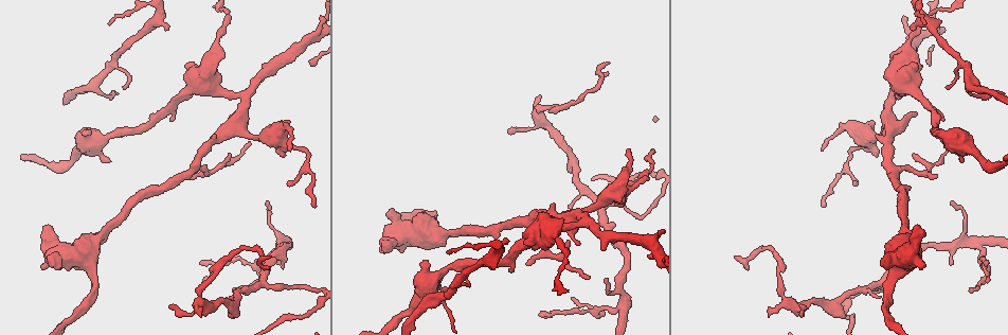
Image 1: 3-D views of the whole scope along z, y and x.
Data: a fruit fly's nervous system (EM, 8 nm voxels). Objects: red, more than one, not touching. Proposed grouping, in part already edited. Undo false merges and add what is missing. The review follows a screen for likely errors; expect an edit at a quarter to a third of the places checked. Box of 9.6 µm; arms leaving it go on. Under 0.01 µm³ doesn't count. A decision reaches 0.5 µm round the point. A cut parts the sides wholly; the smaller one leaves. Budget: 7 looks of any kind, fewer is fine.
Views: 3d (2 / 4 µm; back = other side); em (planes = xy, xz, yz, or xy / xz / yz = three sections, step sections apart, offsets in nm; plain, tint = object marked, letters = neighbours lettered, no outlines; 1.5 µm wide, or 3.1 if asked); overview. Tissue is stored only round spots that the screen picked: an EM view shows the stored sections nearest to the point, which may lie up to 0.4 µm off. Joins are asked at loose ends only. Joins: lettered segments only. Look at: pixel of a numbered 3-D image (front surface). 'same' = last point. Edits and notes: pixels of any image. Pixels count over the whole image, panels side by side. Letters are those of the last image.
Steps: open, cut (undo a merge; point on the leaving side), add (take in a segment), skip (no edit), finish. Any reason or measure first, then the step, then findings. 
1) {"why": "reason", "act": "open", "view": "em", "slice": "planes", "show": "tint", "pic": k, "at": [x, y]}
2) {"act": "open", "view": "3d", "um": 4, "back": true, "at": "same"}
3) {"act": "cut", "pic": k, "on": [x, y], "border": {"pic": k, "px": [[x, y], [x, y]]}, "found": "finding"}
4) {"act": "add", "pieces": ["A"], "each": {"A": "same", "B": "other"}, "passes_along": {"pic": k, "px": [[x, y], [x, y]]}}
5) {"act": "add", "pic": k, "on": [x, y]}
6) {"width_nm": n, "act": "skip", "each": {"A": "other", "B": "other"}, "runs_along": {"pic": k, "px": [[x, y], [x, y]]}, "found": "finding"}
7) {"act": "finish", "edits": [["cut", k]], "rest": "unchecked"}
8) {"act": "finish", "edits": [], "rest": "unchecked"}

{"why": "branch stops here", "act": "open", "view": "3d", "um": 2, "pic": 1, "at": [960, 160]}

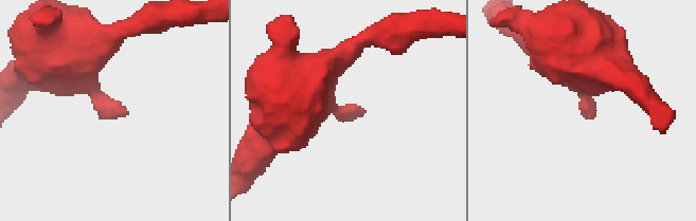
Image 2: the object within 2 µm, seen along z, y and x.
{"why": "need the tissue", "act": "open", "view": "em", "slice": "planes", "show": "letters", "pic": 2, "at": [584, 113]}

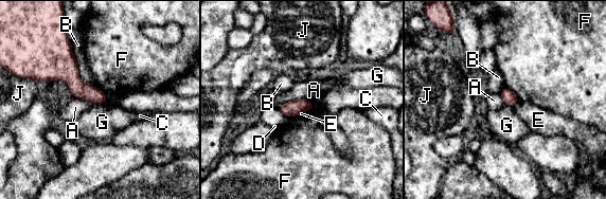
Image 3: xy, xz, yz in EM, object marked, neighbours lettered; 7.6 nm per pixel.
{"act": "skip", "each": {"A": "other", "B": "other", "C": "other", "D": "other", "E": "other", "F": "other", "G": "other", "J": "other"}, "border": {"pic": 3, "px": [[313, 102], [297, 98], [277, 107]]}, "found": "none of them fits"}

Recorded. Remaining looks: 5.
{"why": "thick end", "act": "open", "view": "em", "slice": "yz", "step": 4, "show": "plain", "pic": 1, "at": [882, 266]}

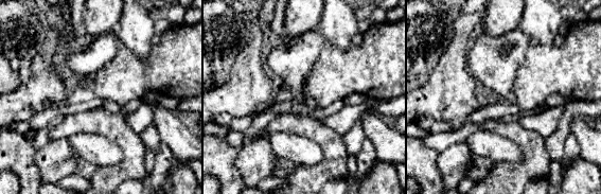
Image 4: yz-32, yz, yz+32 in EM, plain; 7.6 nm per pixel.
{"act": "open", "view": "em", "slice": "yz", "step": 4, "show": "letters", "at": "same"}

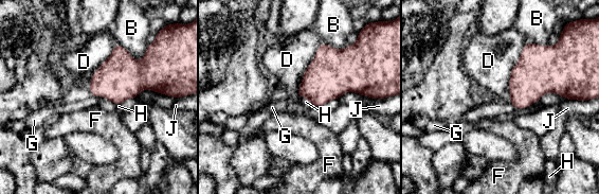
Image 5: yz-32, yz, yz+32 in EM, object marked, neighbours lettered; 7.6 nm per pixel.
{"act": "skip", "each": {"B": "other", "D": "other", "F": "other", "G": "other", "H": "other", "J": "other"}, "border": {"pic": 5, "px": [[91, 95], [100, 95], [102, 98]]}, "found": "none of them fits"}

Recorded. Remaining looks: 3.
{"why": "free end", "act": "open", "view": "em", "slice": "planes", "show": "letters", "pic": 1, "at": [234, 288]}

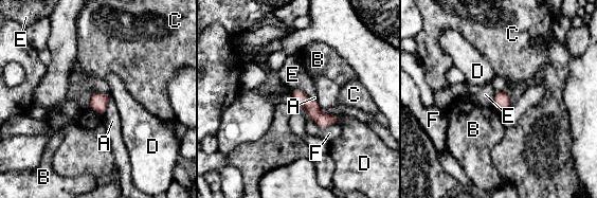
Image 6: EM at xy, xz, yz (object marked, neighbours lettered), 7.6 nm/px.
{"width_nm": 100, "longest_contact_nm": ["F", 220], "act": "skip", "each": {"A": "other", "B": "other", "C": "other", "D": "other", "E": "other", "F": "other"}, "found": "none of them fits"}

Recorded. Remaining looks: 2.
{"act": "finish", "edits": [], "rest": "unchecked"}

